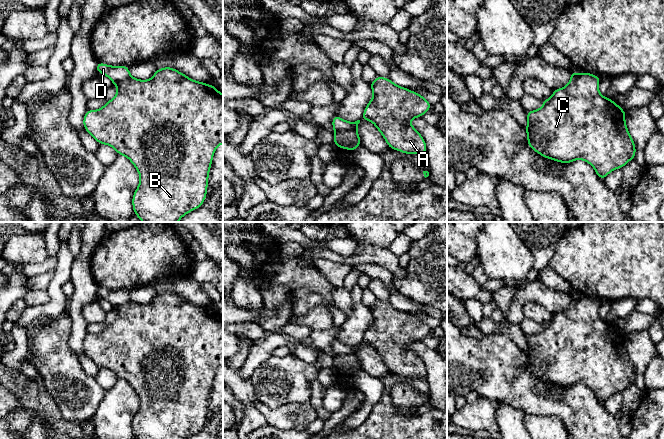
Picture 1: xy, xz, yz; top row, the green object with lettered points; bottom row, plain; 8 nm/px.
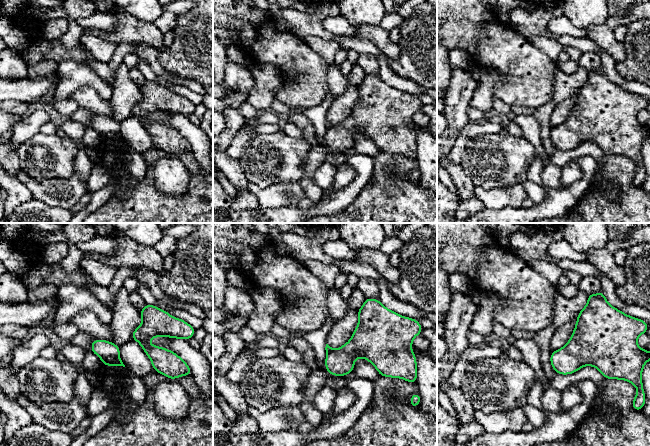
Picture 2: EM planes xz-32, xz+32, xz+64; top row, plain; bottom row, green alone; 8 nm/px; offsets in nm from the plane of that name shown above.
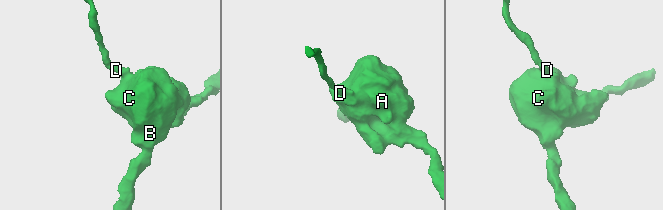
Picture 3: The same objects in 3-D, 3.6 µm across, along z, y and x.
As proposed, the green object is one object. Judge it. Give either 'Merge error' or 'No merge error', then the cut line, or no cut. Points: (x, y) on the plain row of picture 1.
Merge error. Split along xz (353, 347), (350, 352), (335, 355)

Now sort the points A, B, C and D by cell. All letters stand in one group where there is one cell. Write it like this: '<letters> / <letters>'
A B C / D

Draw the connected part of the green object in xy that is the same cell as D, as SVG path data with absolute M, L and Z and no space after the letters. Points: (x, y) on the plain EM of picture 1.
M97 285L96 295L107 300L113 308L130 301L128 290L111 290Z

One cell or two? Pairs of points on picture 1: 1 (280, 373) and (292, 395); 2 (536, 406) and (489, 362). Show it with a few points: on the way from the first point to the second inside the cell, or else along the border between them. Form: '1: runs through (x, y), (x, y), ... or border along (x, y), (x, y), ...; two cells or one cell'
1: runs through (282, 378), (292, 390); one cell
2: runs through (523, 393), (517, 387), (510, 387), (502, 375); one cell

